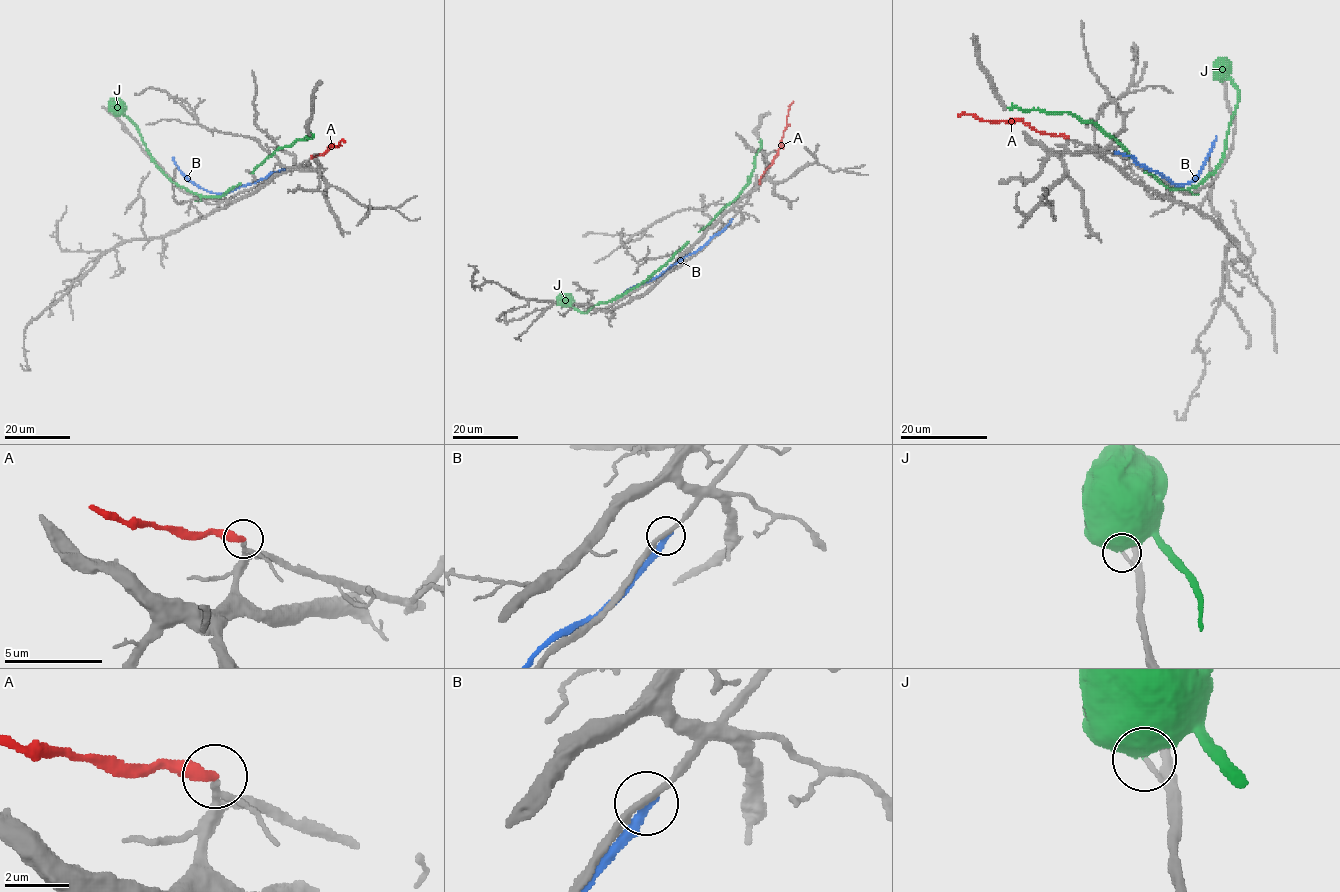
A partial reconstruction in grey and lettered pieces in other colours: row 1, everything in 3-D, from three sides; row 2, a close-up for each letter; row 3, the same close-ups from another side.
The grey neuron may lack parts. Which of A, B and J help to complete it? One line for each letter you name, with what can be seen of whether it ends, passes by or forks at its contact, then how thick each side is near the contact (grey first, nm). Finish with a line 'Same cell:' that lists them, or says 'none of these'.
Same cell: none of these

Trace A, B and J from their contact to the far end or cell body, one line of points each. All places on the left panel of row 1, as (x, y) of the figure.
A: (312, 157), (322, 155), (331, 145), (339, 146), (340, 141), (345, 142)
B: (283, 169), (216, 194), (194, 184), (172, 156)
J: (116, 116), (122, 113), (135, 125), (151, 160), (171, 180), (207, 197), (221, 197), (278, 149), (312, 135)

